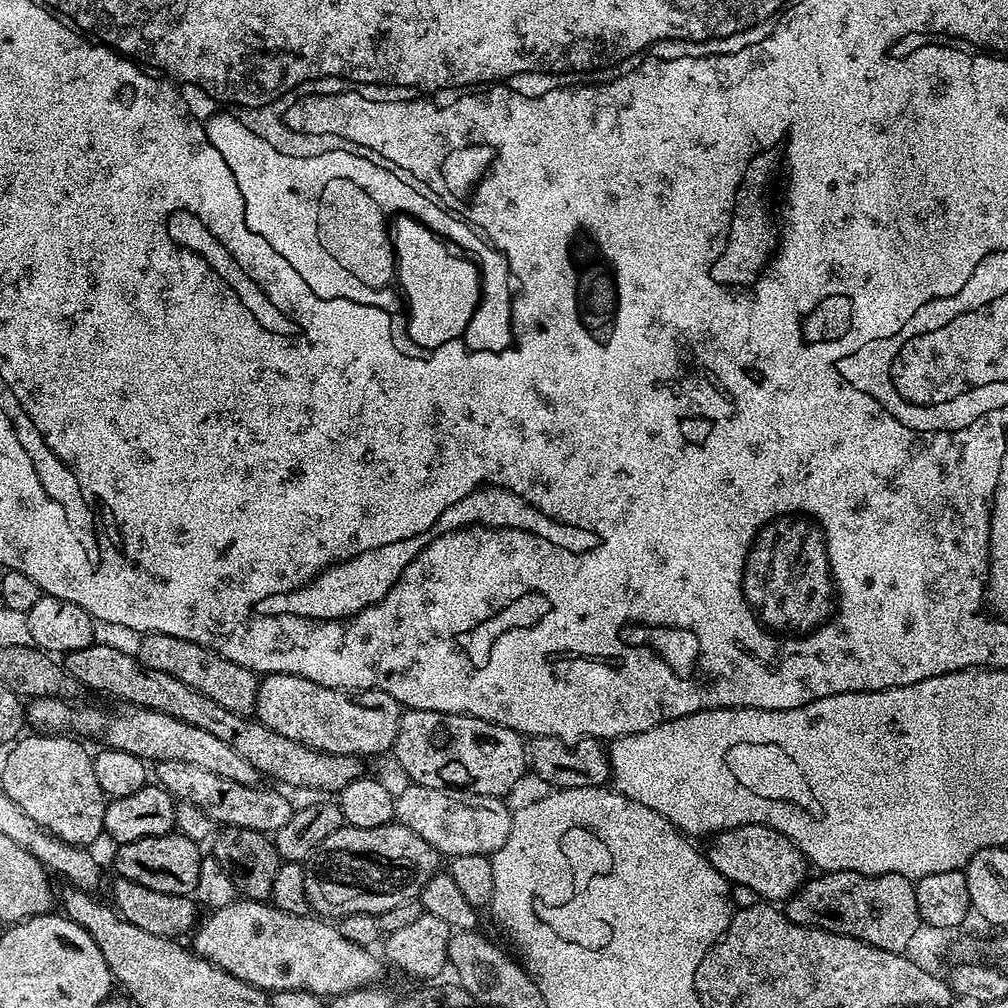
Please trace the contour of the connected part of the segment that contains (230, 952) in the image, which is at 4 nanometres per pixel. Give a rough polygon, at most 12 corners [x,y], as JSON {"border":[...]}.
{"border":[[237,898],[198,955],[269,993],[335,998],[381,957],[335,923]]}

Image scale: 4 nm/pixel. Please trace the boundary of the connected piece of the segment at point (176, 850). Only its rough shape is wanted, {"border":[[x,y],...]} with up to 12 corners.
{"border":[[176,830],[115,849],[116,876],[192,896],[199,843]]}

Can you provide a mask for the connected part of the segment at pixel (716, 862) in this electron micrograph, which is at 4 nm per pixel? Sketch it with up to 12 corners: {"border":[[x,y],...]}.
{"border":[[765,824],[715,833],[708,861],[732,884],[787,901],[810,865]]}

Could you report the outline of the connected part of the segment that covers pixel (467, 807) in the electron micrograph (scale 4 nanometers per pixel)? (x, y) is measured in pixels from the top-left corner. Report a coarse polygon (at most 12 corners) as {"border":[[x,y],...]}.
{"border":[[409,783],[396,815],[445,857],[510,838],[498,796]]}

